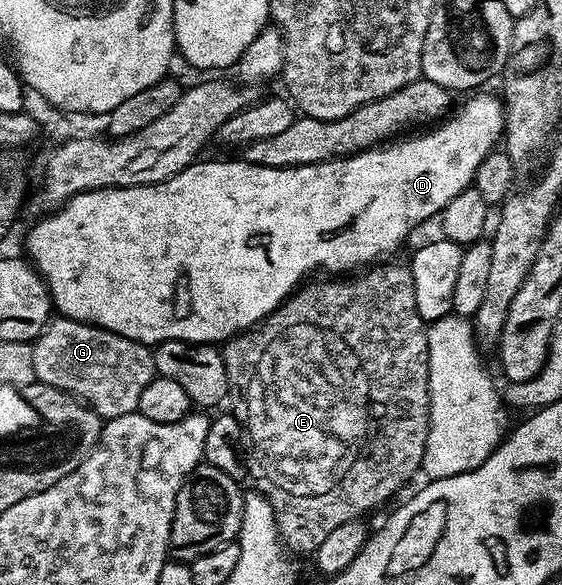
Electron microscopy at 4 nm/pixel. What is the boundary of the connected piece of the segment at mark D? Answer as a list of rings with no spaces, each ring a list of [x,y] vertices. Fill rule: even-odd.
[[[476,92],[465,97],[468,99],[465,100],[464,106],[457,105],[447,117],[431,128],[425,129],[428,130],[425,134],[413,133],[411,136],[400,136],[395,140],[373,146],[370,150],[337,156],[318,164],[266,168],[243,160],[237,160],[237,162],[197,160],[164,182],[155,182],[149,186],[107,186],[101,190],[87,190],[69,198],[59,208],[48,212],[41,222],[33,224],[32,231],[28,234],[29,255],[27,254],[27,257],[48,285],[48,295],[52,297],[53,307],[65,318],[87,322],[90,326],[97,326],[118,336],[126,336],[130,340],[145,344],[159,344],[170,340],[223,344],[235,334],[243,334],[244,331],[260,325],[275,310],[279,310],[281,305],[297,293],[301,283],[312,276],[307,274],[312,274],[315,270],[325,270],[328,273],[325,275],[328,276],[344,276],[347,275],[344,274],[347,270],[359,271],[361,268],[368,268],[373,264],[391,259],[395,255],[392,253],[407,240],[412,226],[426,221],[427,218],[435,219],[440,211],[446,208],[446,204],[450,204],[450,200],[458,196],[458,192],[469,189],[473,185],[482,160],[497,149],[504,132],[503,101],[497,95],[495,98],[492,94],[480,93],[484,92]]]

